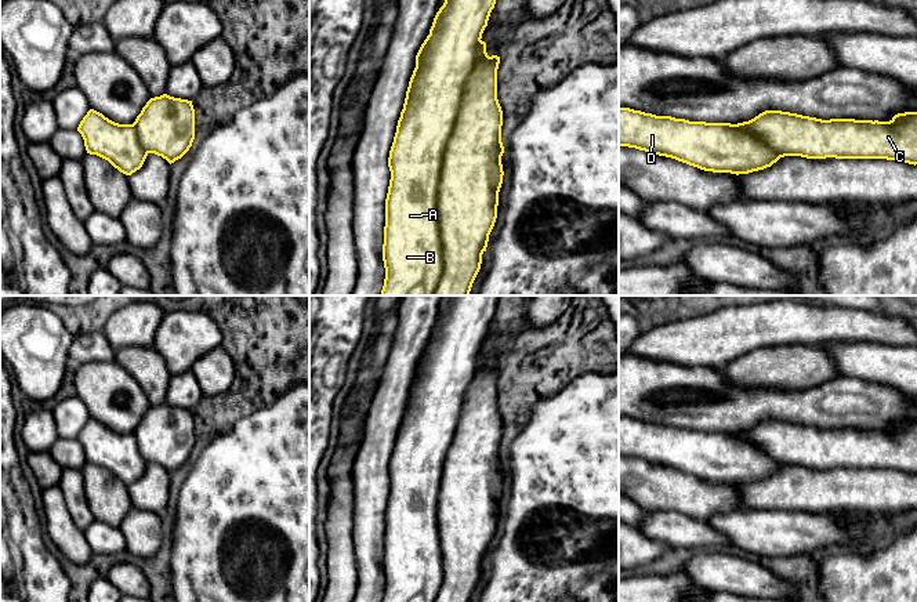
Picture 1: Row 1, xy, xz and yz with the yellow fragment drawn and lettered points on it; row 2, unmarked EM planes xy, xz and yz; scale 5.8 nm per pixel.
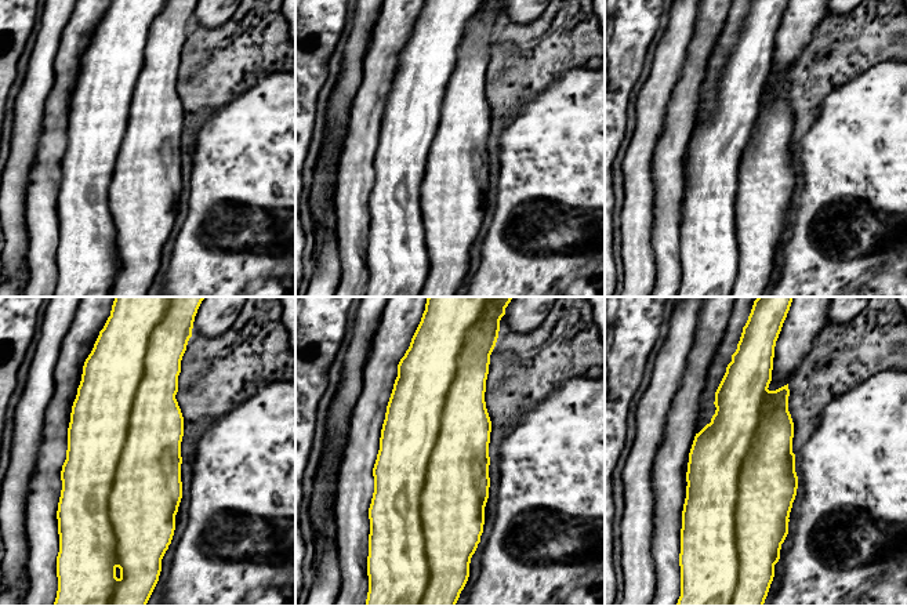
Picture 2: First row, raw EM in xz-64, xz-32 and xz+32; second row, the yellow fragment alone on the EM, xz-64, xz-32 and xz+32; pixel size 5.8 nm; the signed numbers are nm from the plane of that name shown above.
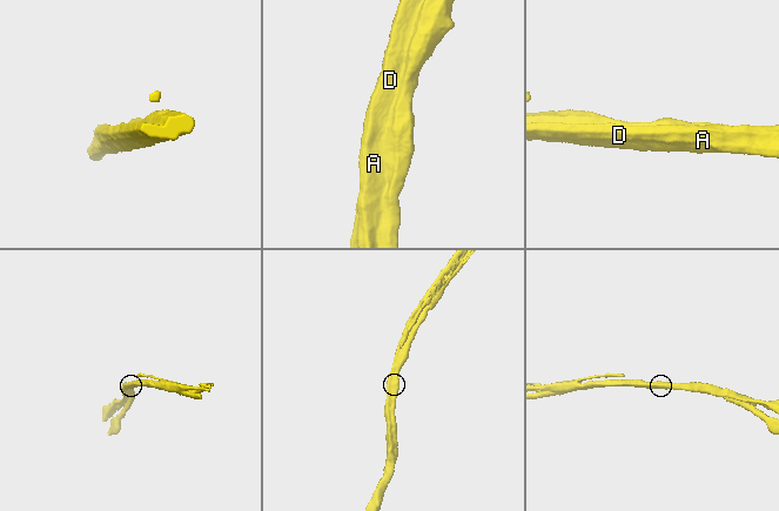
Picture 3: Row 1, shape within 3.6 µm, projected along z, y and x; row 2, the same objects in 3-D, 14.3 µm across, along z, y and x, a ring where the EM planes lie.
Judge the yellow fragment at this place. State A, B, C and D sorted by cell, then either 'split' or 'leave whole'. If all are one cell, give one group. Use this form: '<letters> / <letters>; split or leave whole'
A B D / C; split

